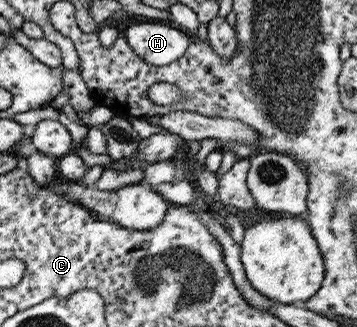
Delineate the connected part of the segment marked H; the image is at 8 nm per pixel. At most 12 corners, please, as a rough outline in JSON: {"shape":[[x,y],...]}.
{"shape":[[132,22],[128,47],[150,66],[166,66],[192,40],[173,24]]}

